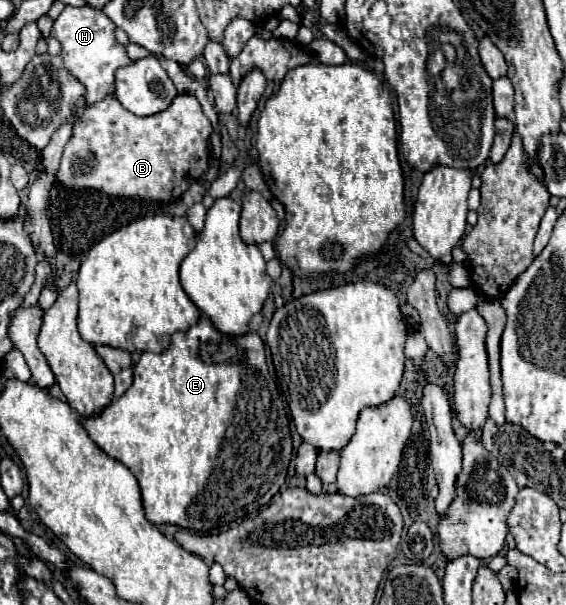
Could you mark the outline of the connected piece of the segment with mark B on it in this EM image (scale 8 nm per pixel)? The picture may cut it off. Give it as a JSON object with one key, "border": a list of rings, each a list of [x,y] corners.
{"border":[[[188,93],[178,95],[166,111],[152,117],[136,117],[130,111],[126,111],[118,103],[118,99],[106,97],[104,101],[90,105],[80,113],[74,125],[74,135],[64,147],[64,155],[56,179],[68,189],[98,189],[116,197],[140,197],[152,201],[170,201],[172,198],[176,200],[190,185],[188,171],[194,159],[196,159],[196,179],[200,179],[200,175],[208,169],[210,133],[212,133],[212,123],[202,113],[202,107],[194,95]]]}

